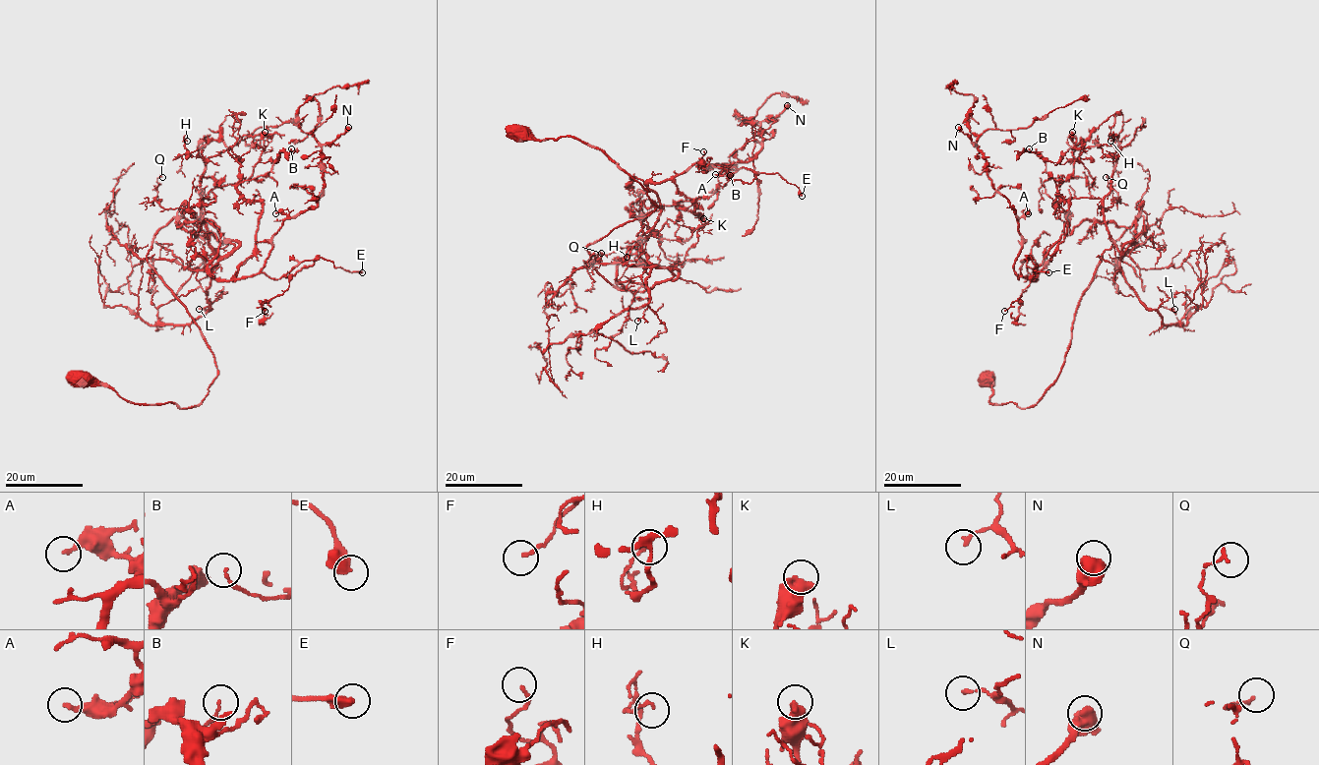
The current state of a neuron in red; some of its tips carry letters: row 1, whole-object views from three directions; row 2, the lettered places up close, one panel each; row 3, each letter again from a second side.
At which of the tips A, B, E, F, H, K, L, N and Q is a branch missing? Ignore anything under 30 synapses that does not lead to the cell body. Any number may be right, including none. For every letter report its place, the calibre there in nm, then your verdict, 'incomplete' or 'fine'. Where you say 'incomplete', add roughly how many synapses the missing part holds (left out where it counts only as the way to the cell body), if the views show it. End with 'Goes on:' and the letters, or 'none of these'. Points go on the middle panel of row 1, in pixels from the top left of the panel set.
A: (715, 174) | 240 nm | fine
B: (730, 175) | 140 nm | fine
E: (802, 196) | 320 nm | fine
F: (703, 151) | 140 nm | fine
H: (627, 257) | 140 nm | fine
K: (703, 218) | 440 nm | fine
L: (637, 321) | 140 nm | fine
N: (787, 105) | 700 nm | fine
Q: (601, 253) | 140 nm | fine
Goes on: none of these

